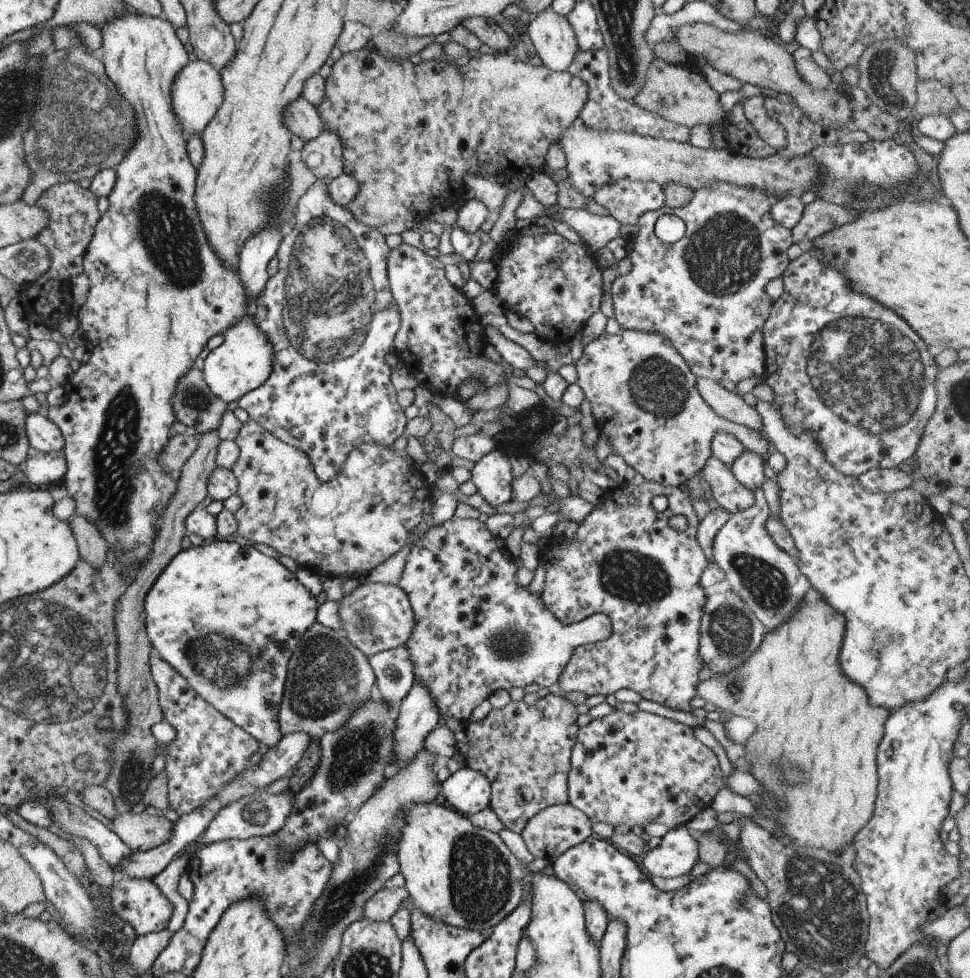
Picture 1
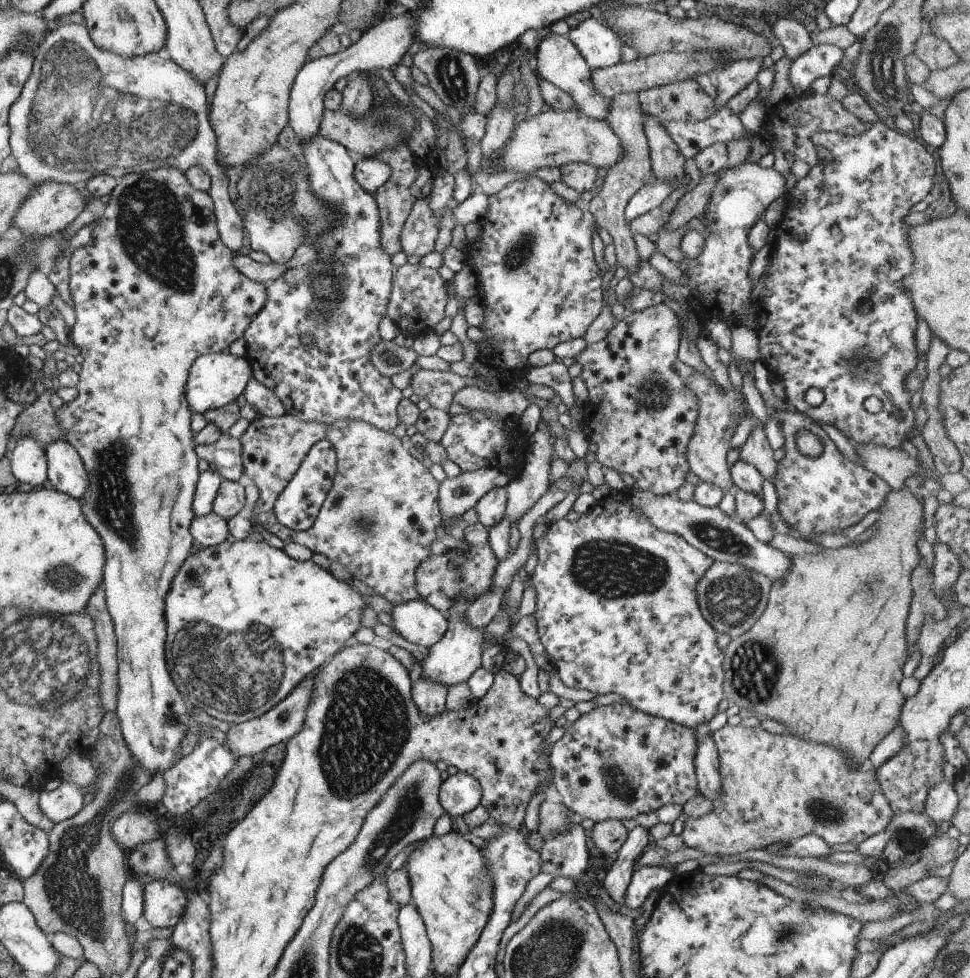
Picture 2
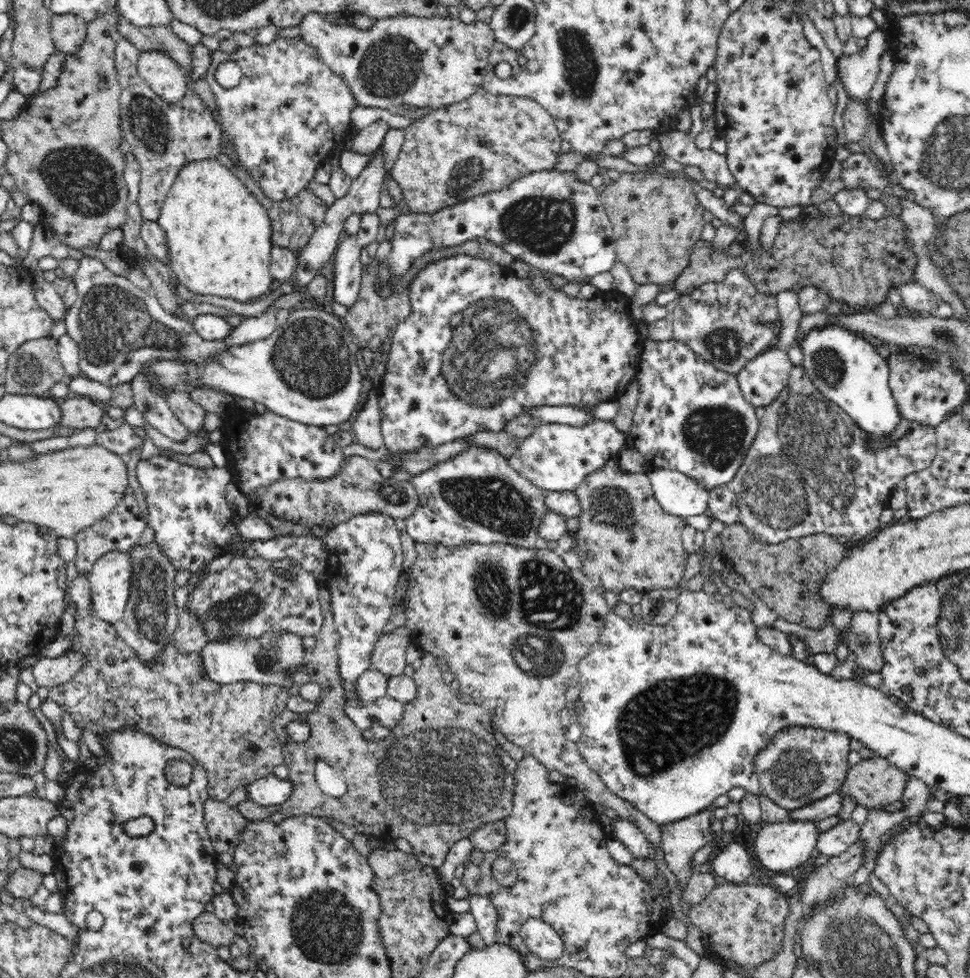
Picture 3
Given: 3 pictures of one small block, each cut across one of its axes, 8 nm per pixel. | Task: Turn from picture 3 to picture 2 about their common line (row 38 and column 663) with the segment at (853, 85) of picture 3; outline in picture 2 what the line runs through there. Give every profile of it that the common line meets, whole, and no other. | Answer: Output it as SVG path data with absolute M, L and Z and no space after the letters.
M640 866L632 871L630 883L624 894L624 905L628 908L642 906L651 890L662 888L672 879L672 872L664 867Z

